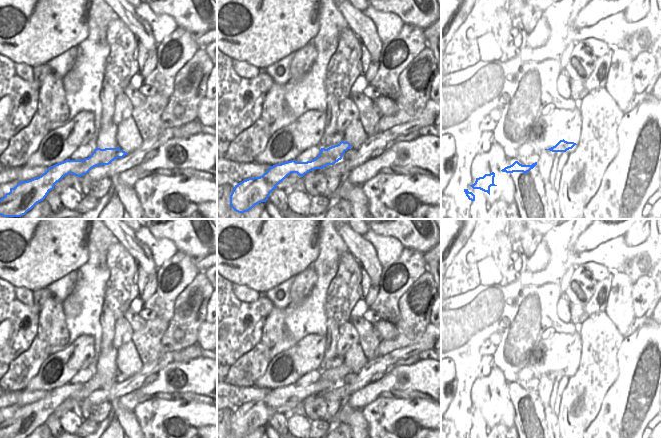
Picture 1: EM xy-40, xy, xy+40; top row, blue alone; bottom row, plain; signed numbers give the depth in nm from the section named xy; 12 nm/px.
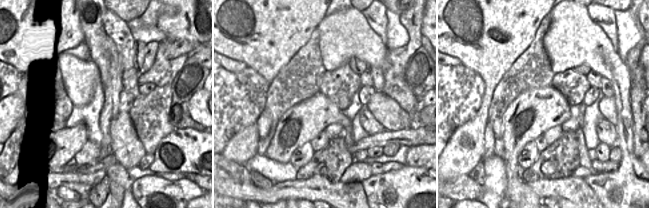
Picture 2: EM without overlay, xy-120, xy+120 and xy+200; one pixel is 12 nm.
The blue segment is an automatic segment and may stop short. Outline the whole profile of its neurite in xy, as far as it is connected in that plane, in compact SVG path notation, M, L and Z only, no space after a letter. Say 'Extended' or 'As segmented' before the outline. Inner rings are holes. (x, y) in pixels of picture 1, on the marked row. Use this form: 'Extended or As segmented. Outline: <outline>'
Extended. Outline: M341 141L327 149L321 148L319 155L311 161L291 160L270 166L262 176L248 178L235 185L230 195L230 205L238 213L247 212L255 205L266 202L276 186L291 173L303 177L312 170L322 169L341 159L353 157L357 151L358 149L353 149L349 142Z

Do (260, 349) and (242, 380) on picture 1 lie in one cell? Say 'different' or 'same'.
same

